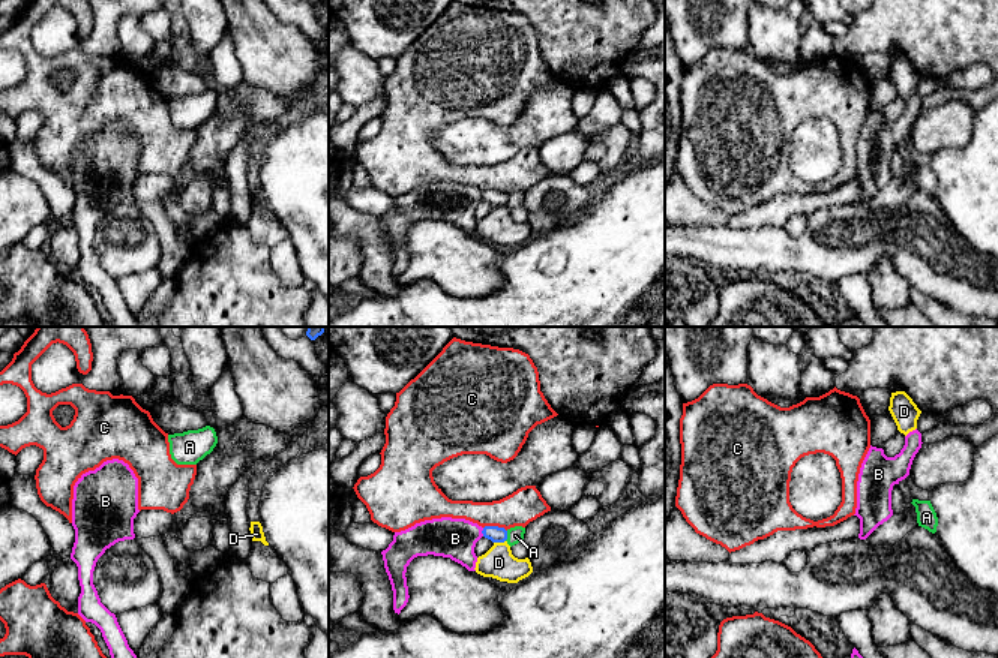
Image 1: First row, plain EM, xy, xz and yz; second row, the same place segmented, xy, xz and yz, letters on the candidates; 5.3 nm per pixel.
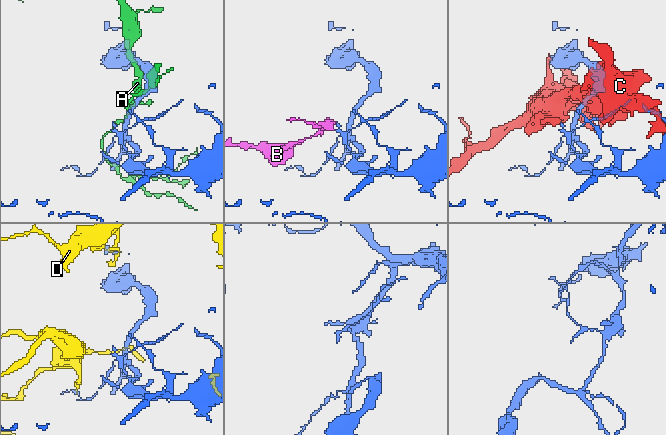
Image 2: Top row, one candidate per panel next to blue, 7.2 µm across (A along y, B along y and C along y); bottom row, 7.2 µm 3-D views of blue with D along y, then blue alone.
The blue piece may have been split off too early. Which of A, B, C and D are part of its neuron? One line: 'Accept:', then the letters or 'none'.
Accept: none

